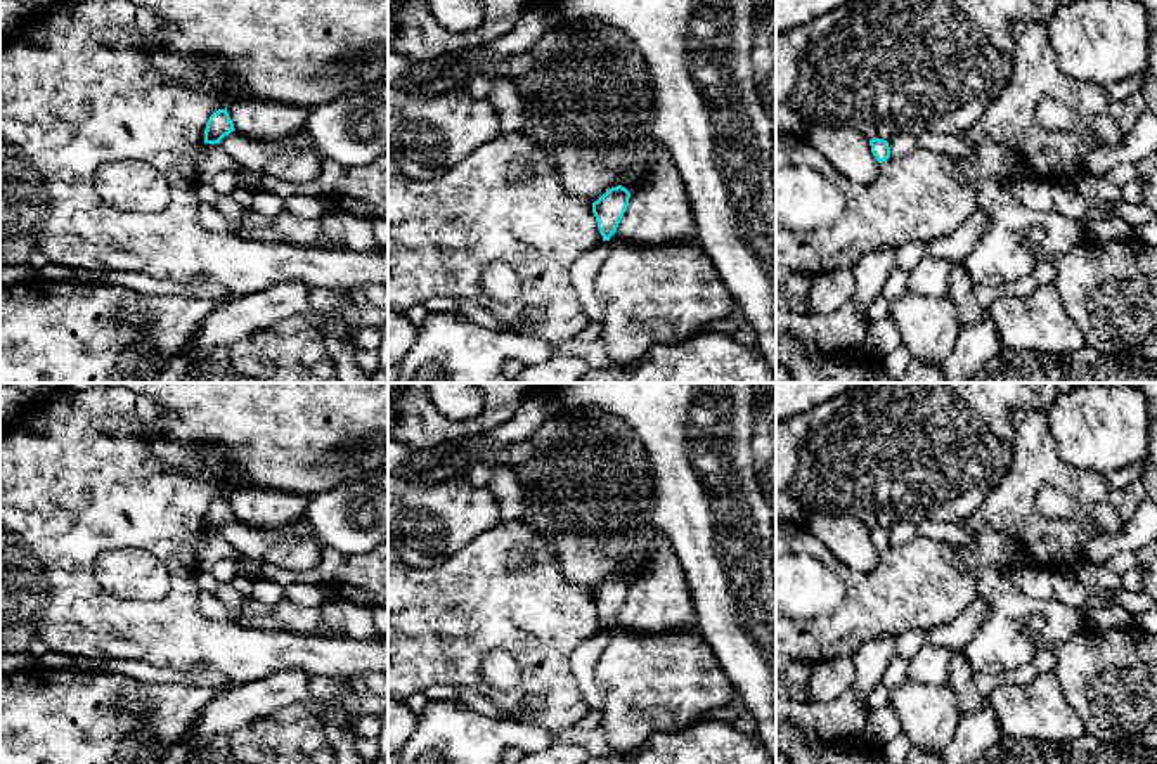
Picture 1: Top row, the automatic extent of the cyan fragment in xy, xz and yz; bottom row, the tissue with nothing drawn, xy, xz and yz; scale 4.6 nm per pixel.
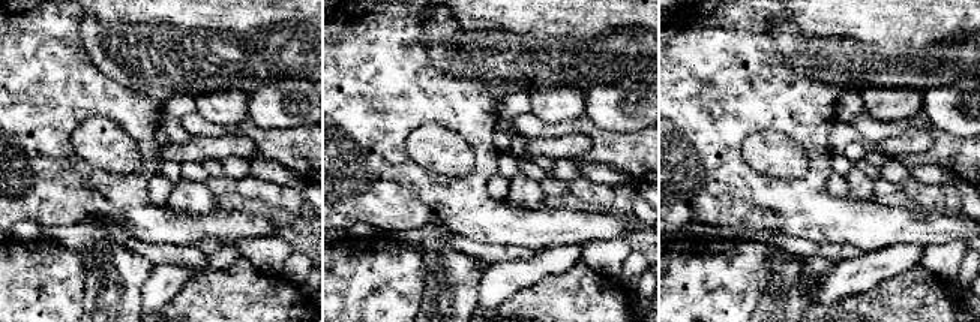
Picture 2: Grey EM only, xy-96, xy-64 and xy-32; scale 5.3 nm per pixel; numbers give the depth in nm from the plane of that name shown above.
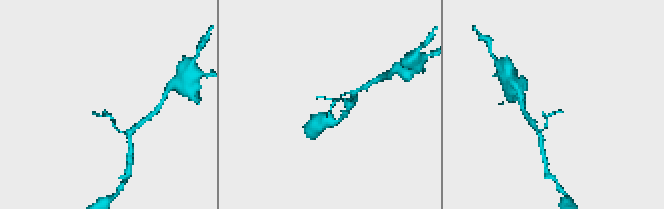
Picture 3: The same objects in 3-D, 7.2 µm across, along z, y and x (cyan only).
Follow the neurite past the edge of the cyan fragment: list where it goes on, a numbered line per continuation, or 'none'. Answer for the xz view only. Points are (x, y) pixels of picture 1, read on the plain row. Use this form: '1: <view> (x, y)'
none

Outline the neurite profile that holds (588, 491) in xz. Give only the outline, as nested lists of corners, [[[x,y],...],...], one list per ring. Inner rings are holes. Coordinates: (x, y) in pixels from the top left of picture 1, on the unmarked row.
[[[563,407],[527,440],[535,447],[535,457],[513,468],[525,492],[521,521],[554,546],[570,584],[594,591],[617,573],[632,582],[662,532],[648,520],[655,482],[646,447],[630,424],[603,409]]]

